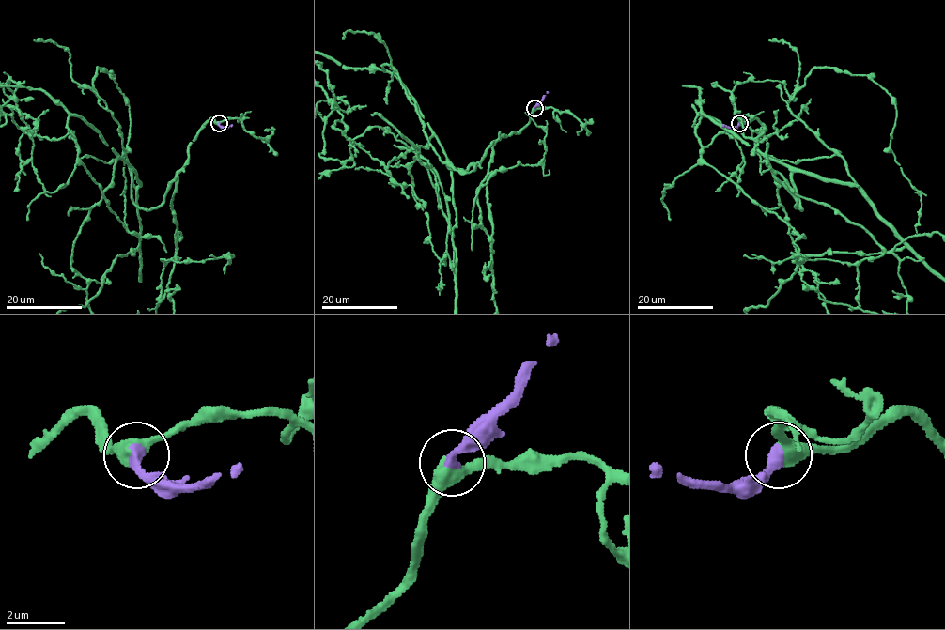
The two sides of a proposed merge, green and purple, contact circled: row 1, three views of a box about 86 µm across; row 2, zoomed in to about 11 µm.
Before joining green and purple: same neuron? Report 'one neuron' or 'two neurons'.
one neuron

